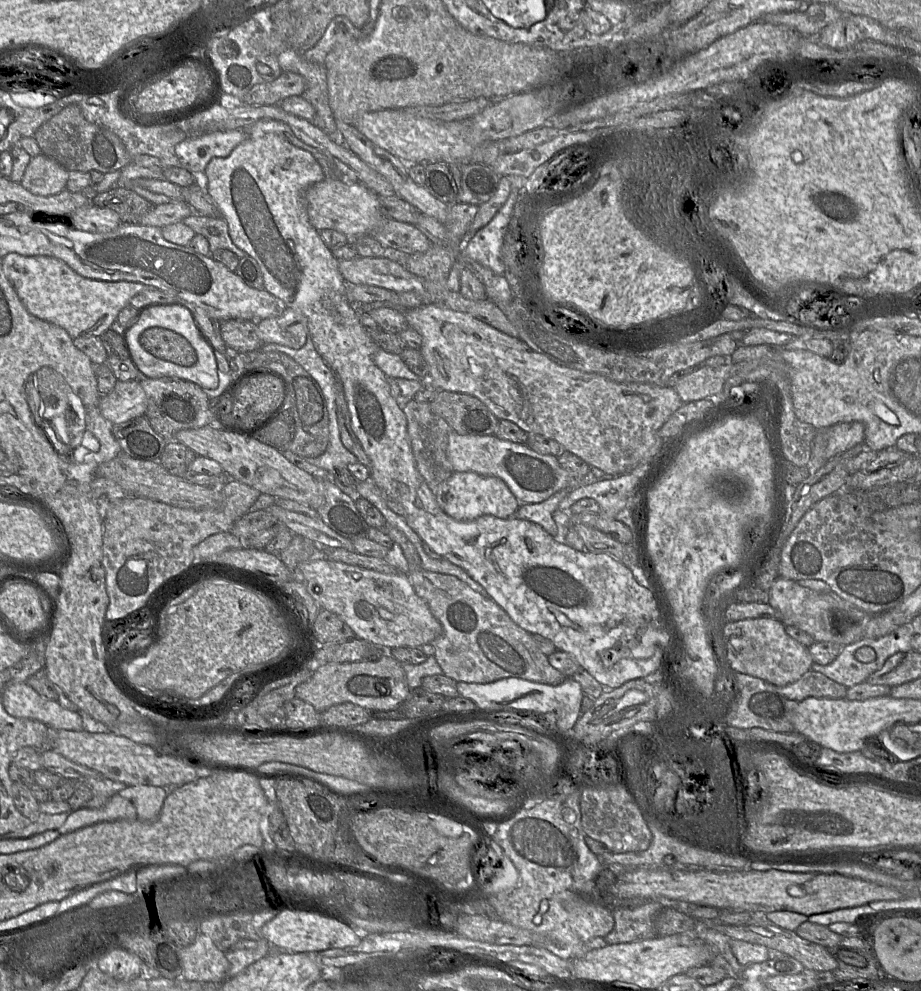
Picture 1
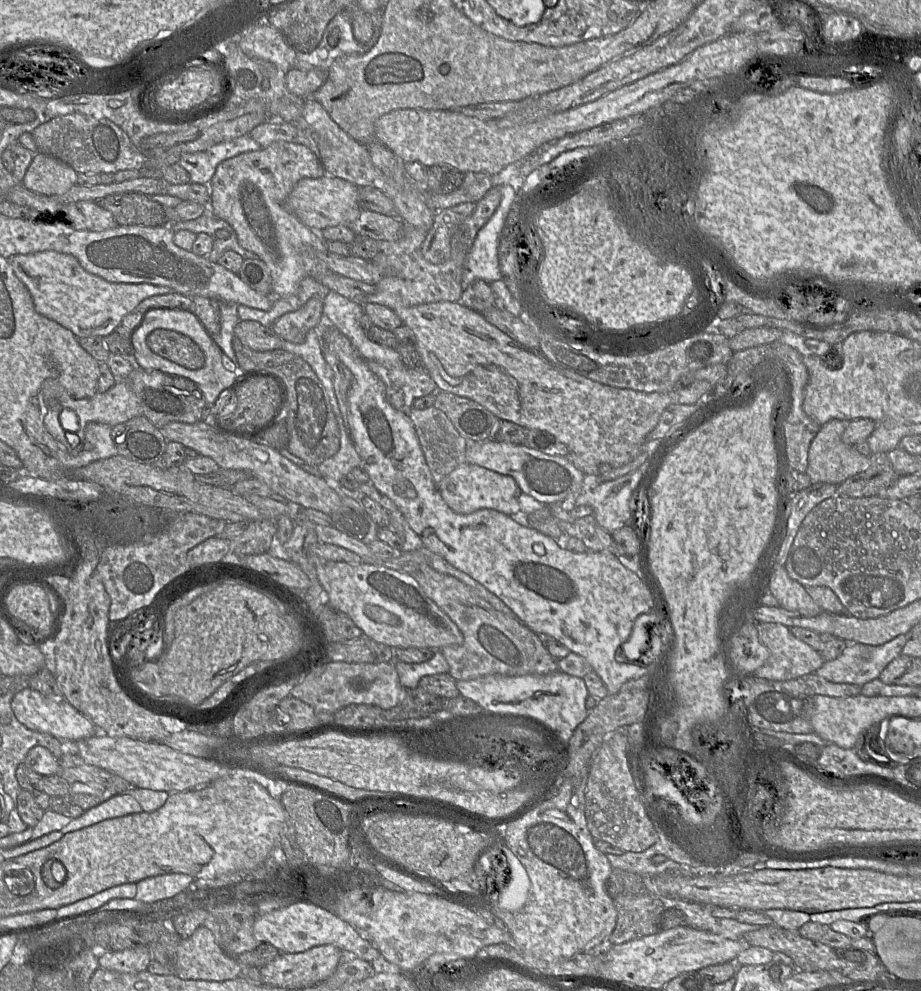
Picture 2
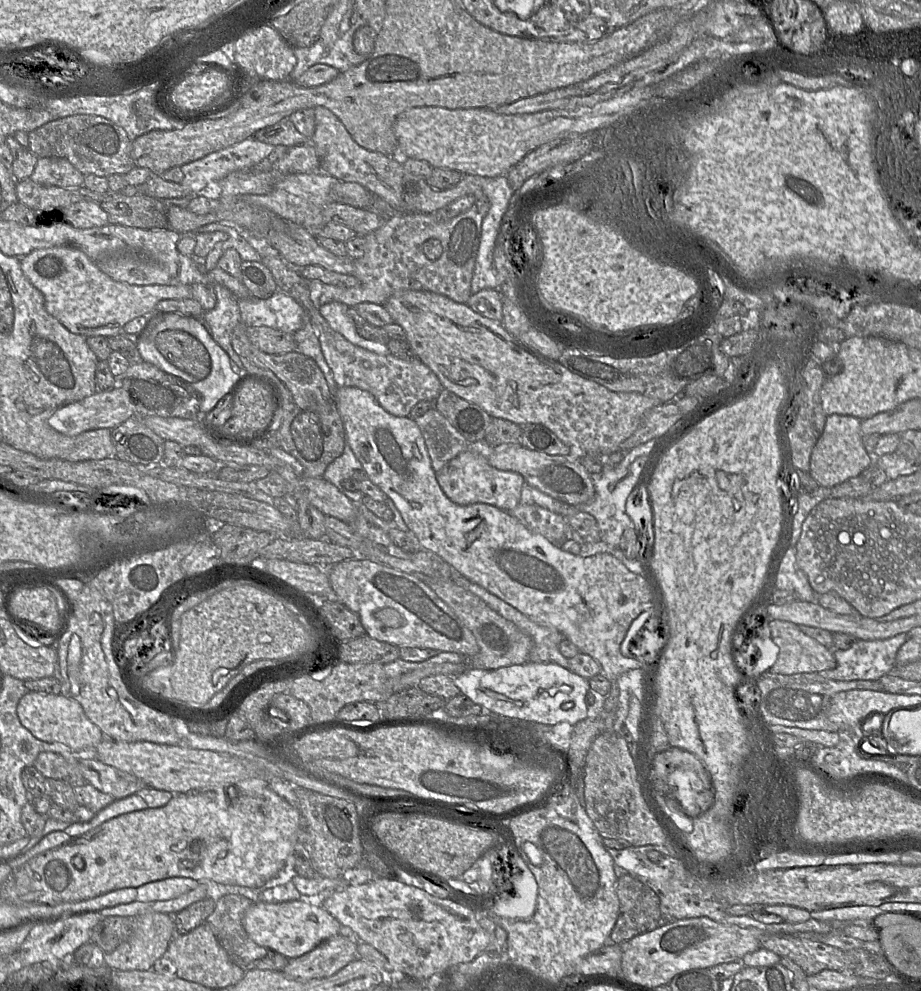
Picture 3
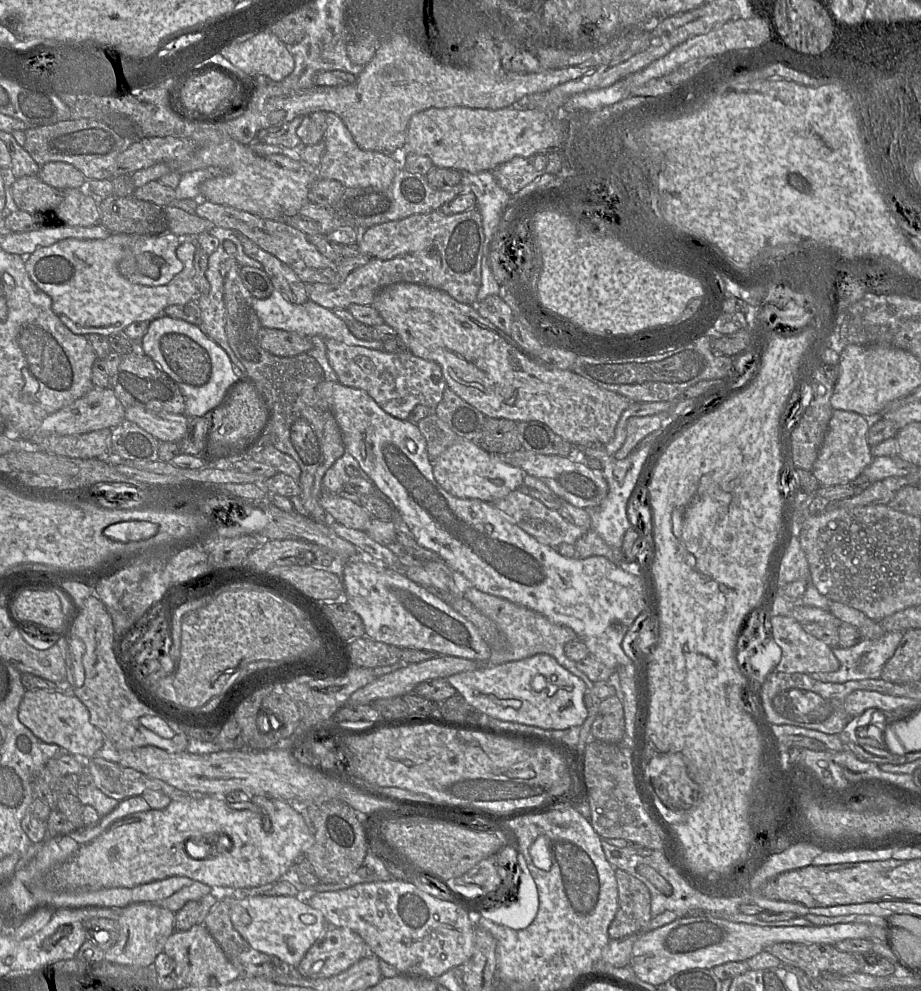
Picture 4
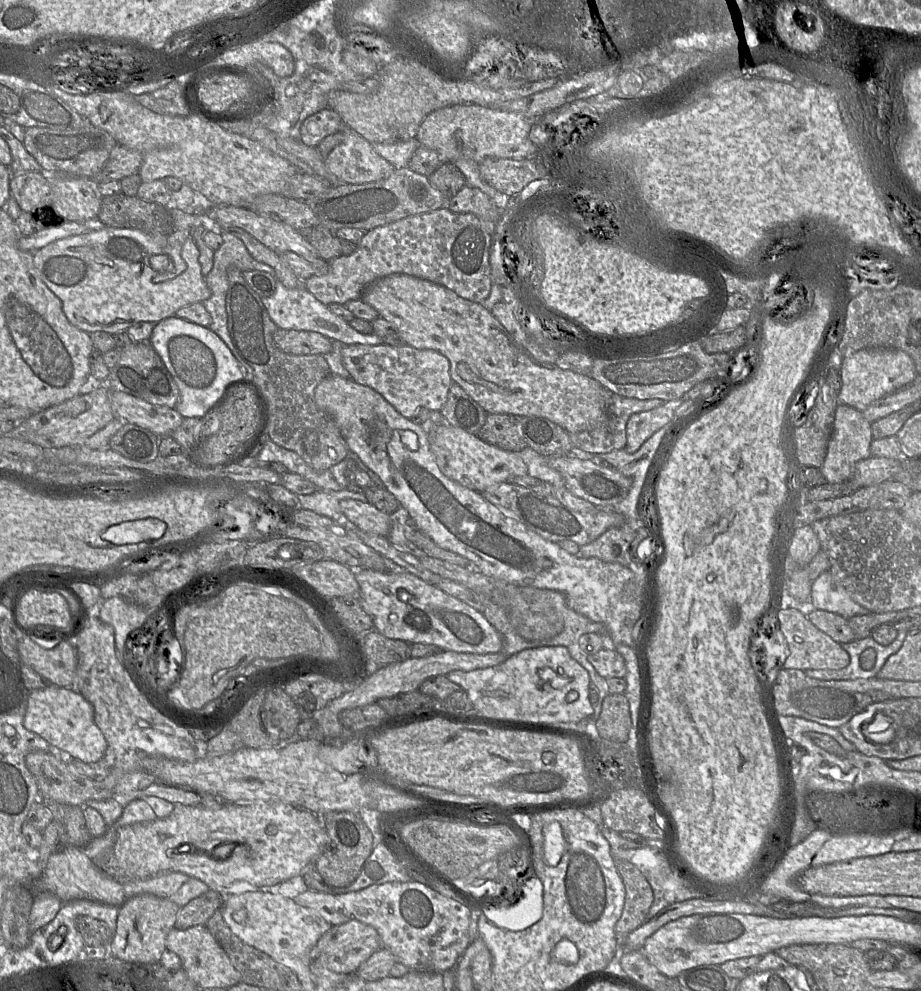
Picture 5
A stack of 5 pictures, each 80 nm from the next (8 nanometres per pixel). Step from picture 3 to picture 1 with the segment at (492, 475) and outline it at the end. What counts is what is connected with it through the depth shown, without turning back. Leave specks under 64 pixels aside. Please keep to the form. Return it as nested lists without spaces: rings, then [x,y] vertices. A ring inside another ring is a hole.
[[[453,472],[436,488],[435,498],[448,516],[461,522],[472,521],[483,515],[507,519],[513,517],[519,507],[518,499],[502,479],[475,472]]]

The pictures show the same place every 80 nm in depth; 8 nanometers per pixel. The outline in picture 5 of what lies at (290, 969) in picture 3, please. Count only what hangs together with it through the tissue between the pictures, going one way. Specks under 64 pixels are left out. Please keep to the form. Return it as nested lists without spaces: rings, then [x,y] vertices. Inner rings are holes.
[[[350,920],[332,926],[321,936],[311,951],[311,962],[318,961],[323,967],[339,974],[354,974],[358,967],[380,948],[381,939],[374,927],[358,920]]]

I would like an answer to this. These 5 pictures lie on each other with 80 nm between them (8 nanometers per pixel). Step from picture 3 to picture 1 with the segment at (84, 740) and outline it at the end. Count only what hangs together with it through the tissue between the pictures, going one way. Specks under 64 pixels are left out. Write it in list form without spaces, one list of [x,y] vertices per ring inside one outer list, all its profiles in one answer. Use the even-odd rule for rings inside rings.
[[[26,682],[6,686],[1,696],[4,709],[11,716],[38,720],[55,730],[84,729],[79,711],[69,710],[57,701],[41,696]]]

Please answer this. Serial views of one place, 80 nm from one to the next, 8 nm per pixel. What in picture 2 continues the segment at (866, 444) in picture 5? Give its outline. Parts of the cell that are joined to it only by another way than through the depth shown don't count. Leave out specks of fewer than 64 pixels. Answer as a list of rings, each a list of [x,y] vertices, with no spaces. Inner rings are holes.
[[[833,419],[821,426],[812,440],[808,451],[806,474],[812,483],[830,483],[839,485],[846,479],[865,471],[870,464],[870,457],[858,452],[854,445],[842,441],[842,434],[850,421]]]

